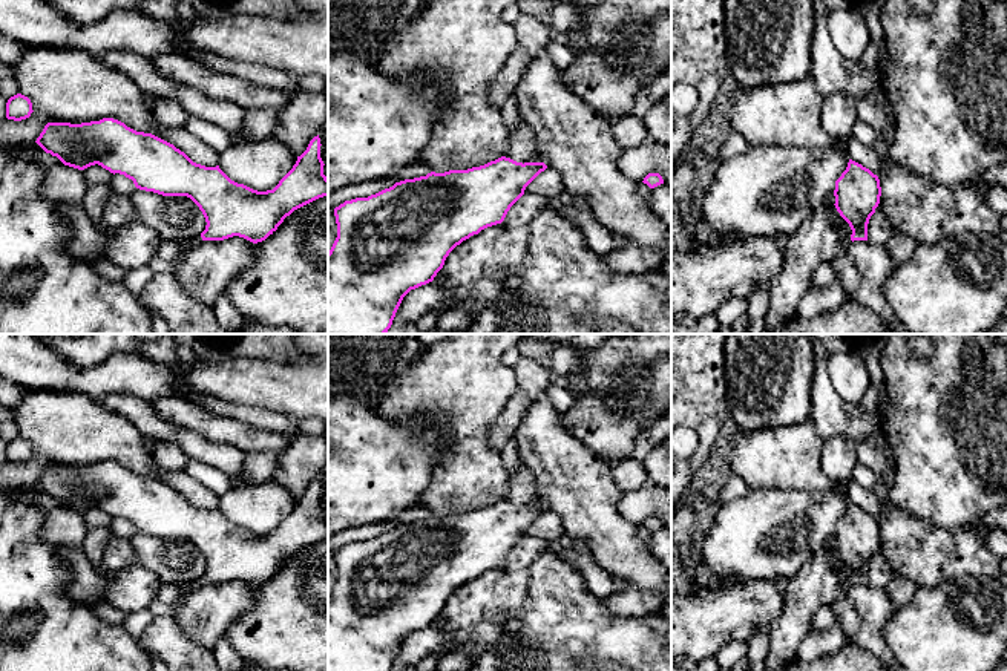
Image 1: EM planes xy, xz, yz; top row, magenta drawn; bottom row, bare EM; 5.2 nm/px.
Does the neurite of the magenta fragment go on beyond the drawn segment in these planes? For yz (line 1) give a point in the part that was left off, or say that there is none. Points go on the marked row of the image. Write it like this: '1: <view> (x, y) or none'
1: none

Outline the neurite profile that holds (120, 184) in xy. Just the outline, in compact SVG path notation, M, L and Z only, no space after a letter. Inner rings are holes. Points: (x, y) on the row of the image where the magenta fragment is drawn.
M120 173L112 176L109 185L115 195L130 195L133 190L136 190L133 181Z

